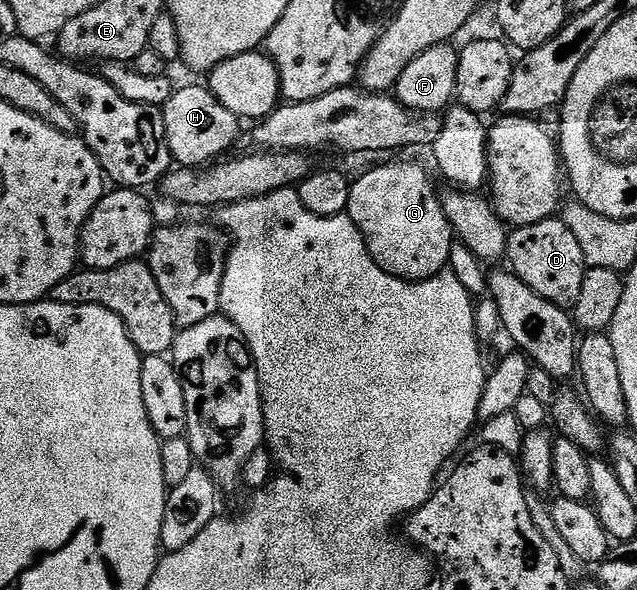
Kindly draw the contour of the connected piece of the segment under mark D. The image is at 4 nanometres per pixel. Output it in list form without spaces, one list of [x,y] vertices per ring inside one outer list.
[[[563,219],[513,227],[508,238],[506,264],[518,279],[534,290],[534,294],[542,294],[546,302],[554,302],[554,306],[565,310],[575,309],[578,294],[582,294],[586,265],[582,246],[578,246],[578,238],[570,234]]]

